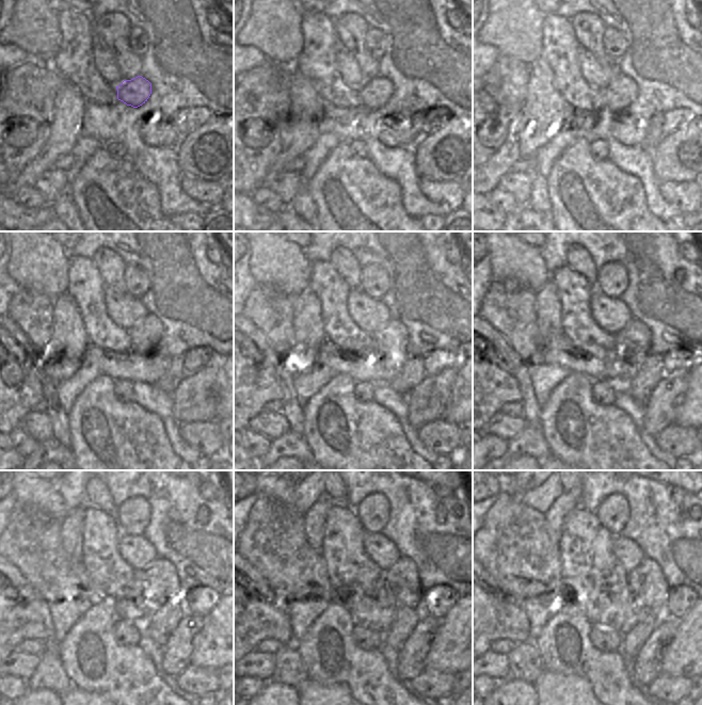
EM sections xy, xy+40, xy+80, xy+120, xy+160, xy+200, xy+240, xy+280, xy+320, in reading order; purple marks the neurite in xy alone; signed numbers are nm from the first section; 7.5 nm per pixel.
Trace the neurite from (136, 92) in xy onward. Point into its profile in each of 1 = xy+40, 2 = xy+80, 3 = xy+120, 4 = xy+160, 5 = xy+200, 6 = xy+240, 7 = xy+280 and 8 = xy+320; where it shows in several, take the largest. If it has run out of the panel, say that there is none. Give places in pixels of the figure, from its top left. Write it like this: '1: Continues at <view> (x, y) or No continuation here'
1: Continues at xy+40 (376, 92)
2: Continues at xy+80 (621, 91)
3: Continues at xy+120 (144, 335)
4: Continues at xy+160 (392, 340)
5: Continues at xy+200 (633, 342)
6: Continues at xy+240 (160, 581)
7: Continues at xy+280 (401, 582)
8: Continues at xy+320 (647, 583).

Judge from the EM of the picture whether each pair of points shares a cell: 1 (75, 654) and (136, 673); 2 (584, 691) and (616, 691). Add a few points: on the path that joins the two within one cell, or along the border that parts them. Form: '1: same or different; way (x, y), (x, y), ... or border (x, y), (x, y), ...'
1: same; way (83, 644), (98, 659), (105, 659), (118, 670)
2: different; border (573, 675), (585, 677), (590, 683), (594, 693)

